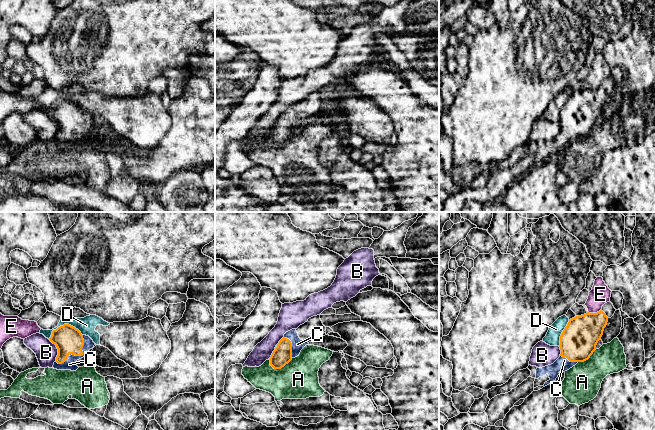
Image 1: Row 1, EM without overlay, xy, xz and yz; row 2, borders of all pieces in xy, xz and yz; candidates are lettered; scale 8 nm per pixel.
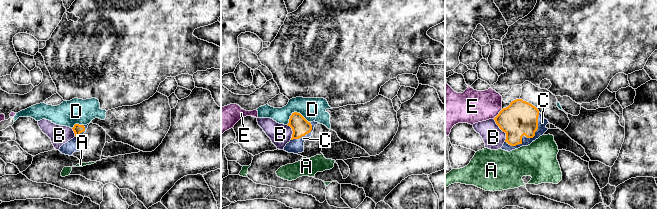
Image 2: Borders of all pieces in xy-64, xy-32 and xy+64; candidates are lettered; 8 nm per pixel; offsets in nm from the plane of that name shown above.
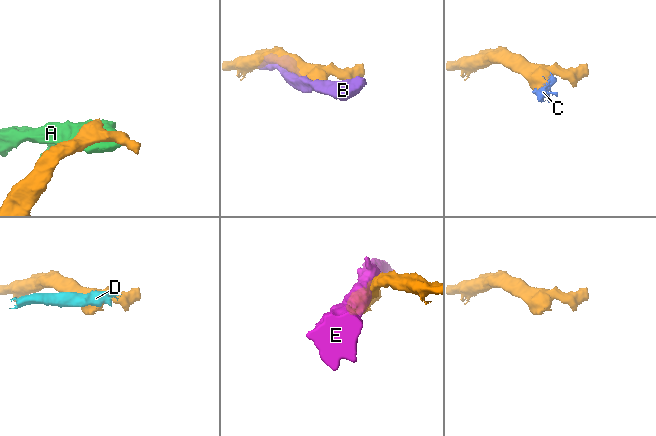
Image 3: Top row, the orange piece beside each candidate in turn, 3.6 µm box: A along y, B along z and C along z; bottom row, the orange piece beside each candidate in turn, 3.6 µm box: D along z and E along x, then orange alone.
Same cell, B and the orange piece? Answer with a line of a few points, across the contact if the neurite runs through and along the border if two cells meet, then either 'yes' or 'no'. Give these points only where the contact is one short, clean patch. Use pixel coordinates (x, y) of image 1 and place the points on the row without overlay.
no

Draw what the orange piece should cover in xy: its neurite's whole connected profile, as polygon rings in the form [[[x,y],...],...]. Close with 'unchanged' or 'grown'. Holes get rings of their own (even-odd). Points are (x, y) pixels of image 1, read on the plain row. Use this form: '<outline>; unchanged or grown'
[[[64,100],[52,107],[49,116],[56,121],[58,131],[53,144],[76,147],[90,139],[88,134],[96,122],[93,116],[75,103]]]; grown

